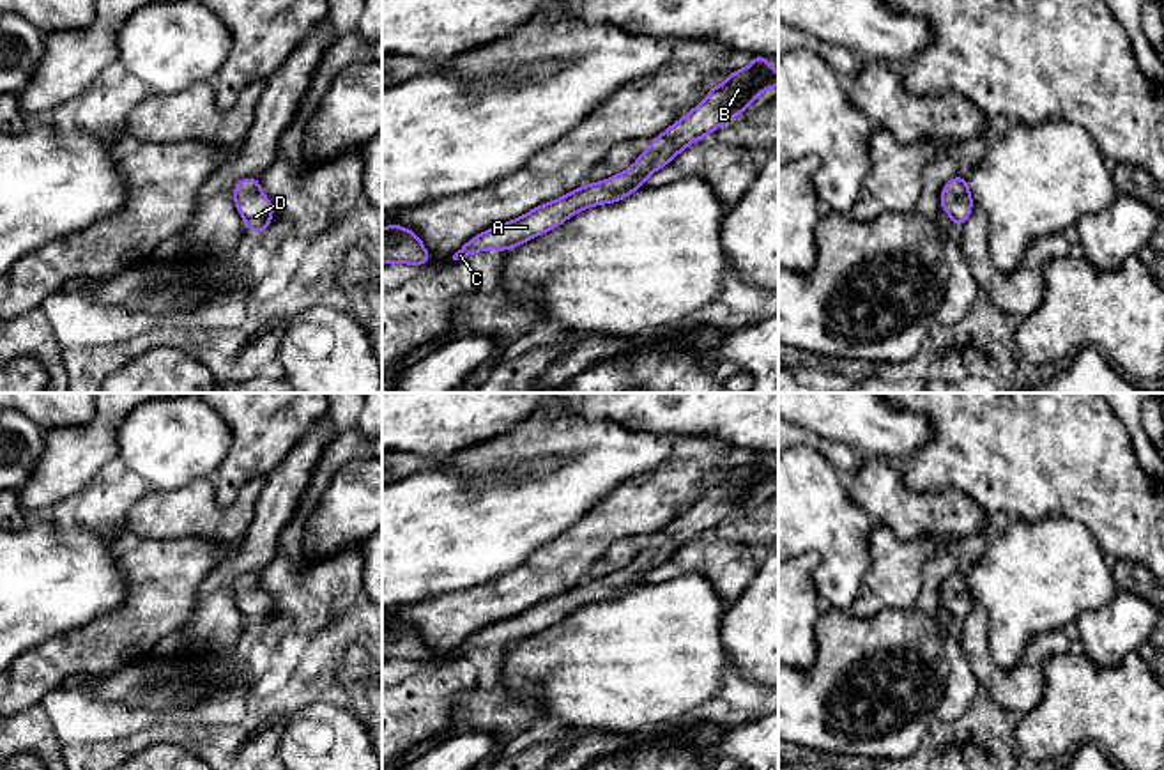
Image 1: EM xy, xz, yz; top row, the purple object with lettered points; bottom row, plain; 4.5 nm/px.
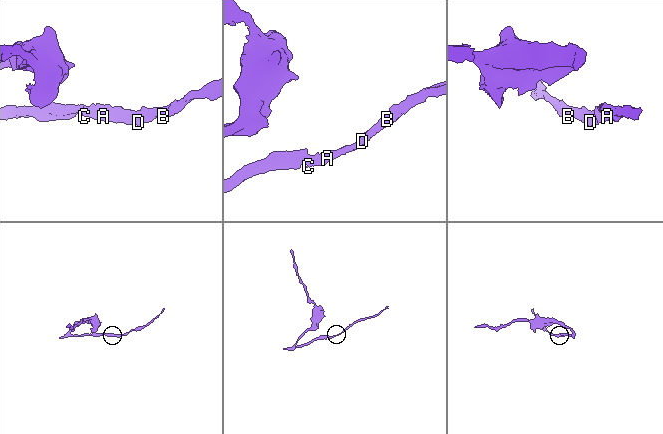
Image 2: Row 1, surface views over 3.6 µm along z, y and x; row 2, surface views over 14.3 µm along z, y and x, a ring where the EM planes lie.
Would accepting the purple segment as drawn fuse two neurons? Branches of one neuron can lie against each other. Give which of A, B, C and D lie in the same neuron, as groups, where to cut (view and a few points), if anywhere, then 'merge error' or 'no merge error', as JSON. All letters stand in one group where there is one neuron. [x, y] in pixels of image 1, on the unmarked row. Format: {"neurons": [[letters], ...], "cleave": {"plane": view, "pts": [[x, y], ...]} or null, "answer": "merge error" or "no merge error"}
{"neurons": [["A", "B", "C", "D"]], "cleave": null, "answer": "no merge error"}

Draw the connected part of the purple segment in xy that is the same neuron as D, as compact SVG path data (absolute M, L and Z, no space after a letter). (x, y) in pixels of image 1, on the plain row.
M248 574L234 581L235 605L244 623L262 632L272 618L274 600L262 589L258 574Z

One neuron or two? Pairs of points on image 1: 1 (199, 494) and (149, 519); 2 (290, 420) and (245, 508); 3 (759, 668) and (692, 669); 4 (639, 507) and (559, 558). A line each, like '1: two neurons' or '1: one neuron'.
1: one neuron
2: two neurons
3: two neurons
4: one neuron

